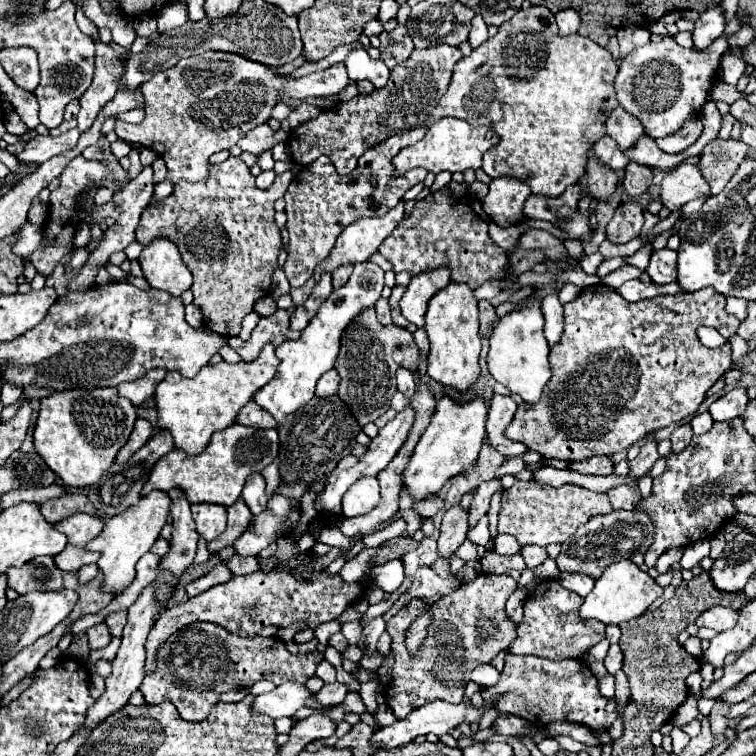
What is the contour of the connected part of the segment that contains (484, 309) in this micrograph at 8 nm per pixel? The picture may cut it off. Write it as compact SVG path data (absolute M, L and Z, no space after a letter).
M479 301L479 313L481 313L481 337L485 337L487 333L493 331L493 325L497 321L497 315L495 315L495 309L489 301Z

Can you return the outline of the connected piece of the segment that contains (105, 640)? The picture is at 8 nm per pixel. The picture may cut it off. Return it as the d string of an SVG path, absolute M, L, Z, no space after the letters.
M99 623L99 625L93 625L87 629L87 637L89 637L89 647L91 649L101 649L101 647L107 647L113 639L113 635L109 633L109 627L105 623Z

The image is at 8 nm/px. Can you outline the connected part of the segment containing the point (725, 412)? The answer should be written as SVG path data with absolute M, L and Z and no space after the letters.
M735 387L735 389L727 391L725 395L721 395L719 399L715 399L709 407L709 413L715 421L731 421L731 419L743 415L747 403L749 403L747 389Z

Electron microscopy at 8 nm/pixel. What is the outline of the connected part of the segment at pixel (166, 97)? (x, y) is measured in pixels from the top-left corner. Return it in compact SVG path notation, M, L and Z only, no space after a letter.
M207 51L203 55L181 59L177 65L155 73L147 83L139 87L143 101L145 101L145 119L141 123L115 123L115 133L125 143L137 143L155 151L167 163L167 181L177 183L179 179L199 181L207 175L207 161L213 153L231 149L241 137L245 137L257 125L263 125L271 119L271 109L277 103L277 95L283 99L297 99L305 101L307 97L331 97L337 95L347 85L347 69L345 63L335 63L323 71L309 73L305 77L291 77L279 75L275 67L267 67L263 63L255 63L235 53L221 53L221 51Z

